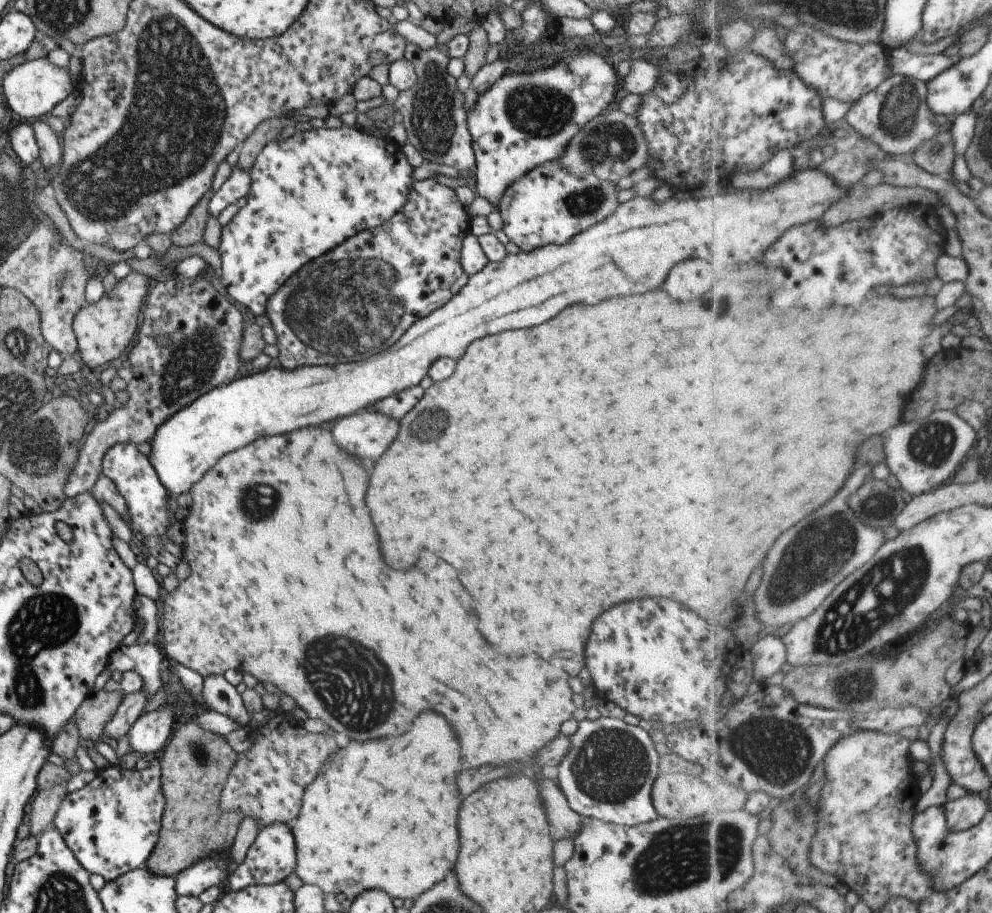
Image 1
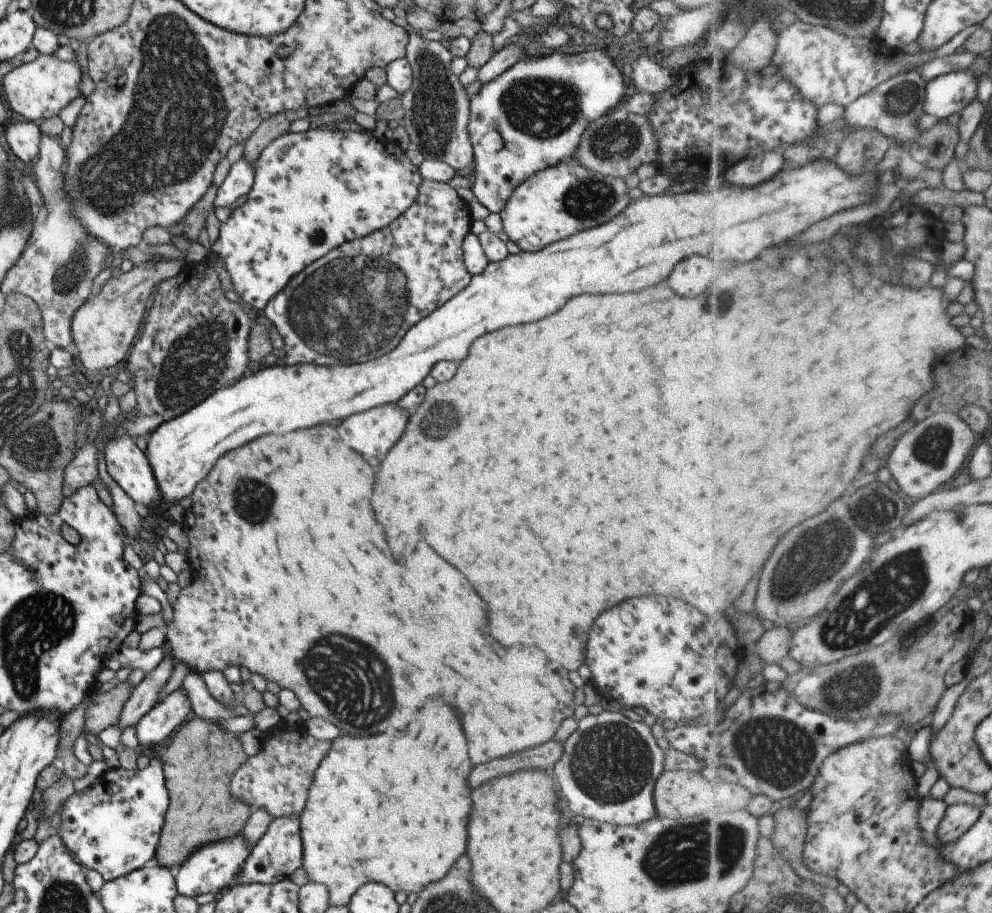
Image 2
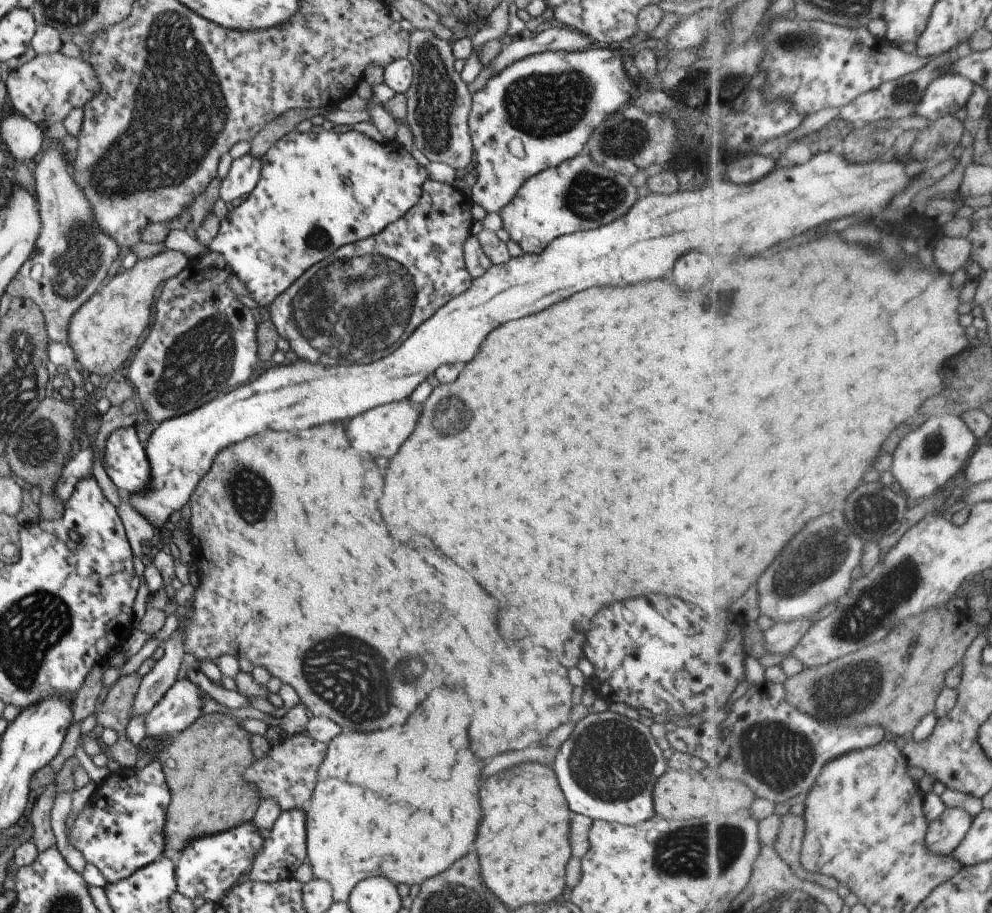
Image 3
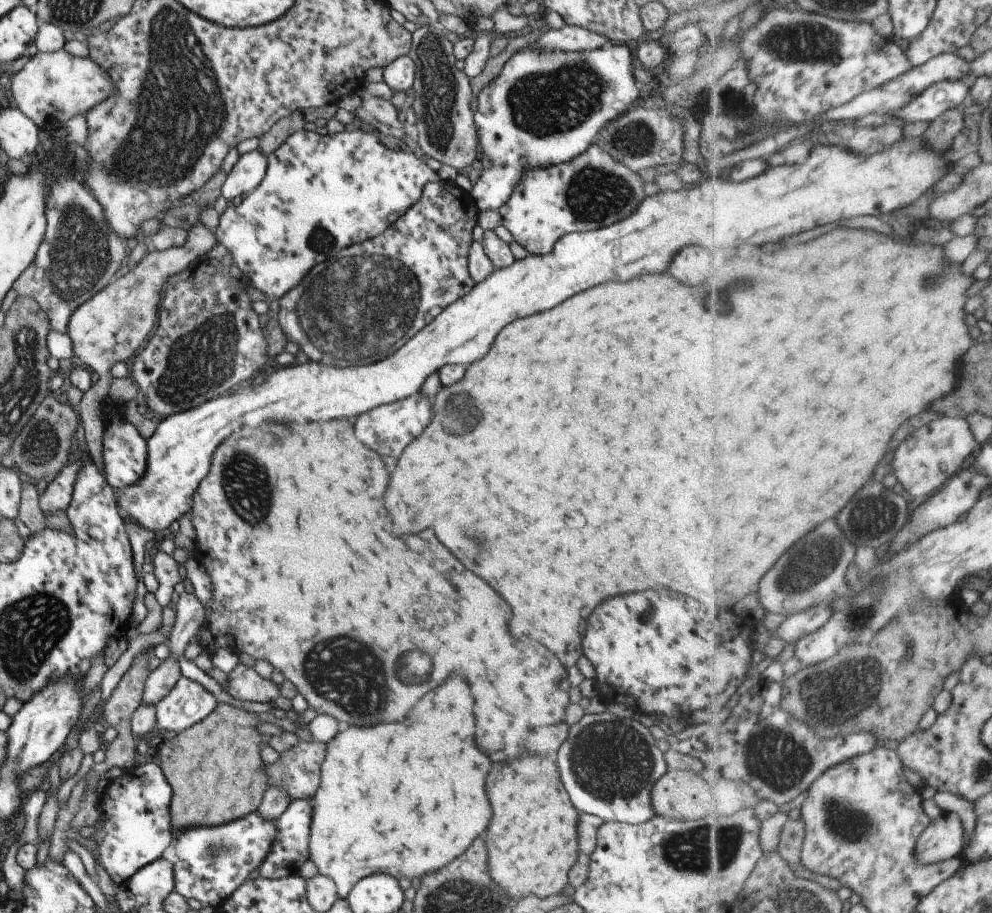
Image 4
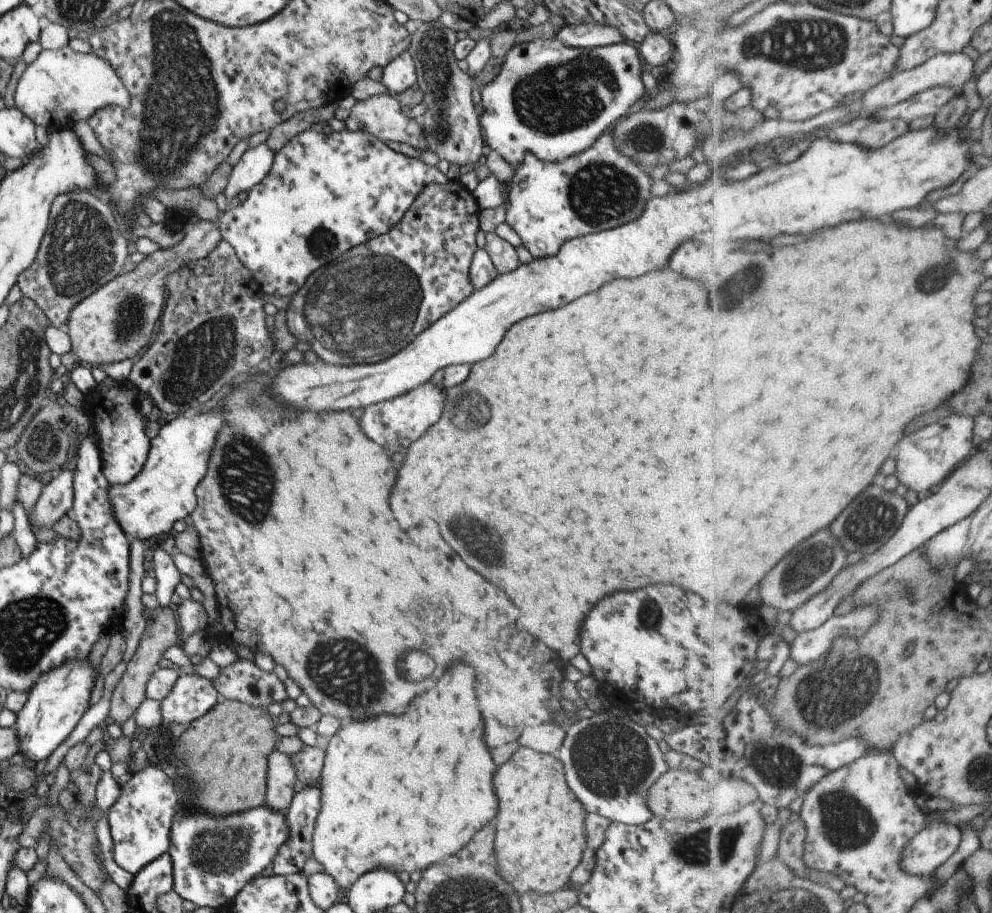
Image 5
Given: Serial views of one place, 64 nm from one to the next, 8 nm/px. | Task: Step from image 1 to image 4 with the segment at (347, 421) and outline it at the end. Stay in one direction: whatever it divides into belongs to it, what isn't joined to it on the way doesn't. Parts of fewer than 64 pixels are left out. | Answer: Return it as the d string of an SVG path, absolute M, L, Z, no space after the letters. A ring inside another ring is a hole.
M415 392L407 398L377 406L377 408L357 416L357 420L353 424L353 434L359 438L361 444L371 448L373 452L377 452L381 456L389 454L391 458L397 458L397 454L401 454L401 450L427 426L431 408L433 408L432 396L423 396L421 392Z

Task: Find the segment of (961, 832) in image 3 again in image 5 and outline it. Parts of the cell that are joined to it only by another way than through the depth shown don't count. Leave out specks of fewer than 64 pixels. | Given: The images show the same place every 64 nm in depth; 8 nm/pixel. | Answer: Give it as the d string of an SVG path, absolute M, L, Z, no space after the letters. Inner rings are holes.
M933 822L909 842L906 852L901 854L901 868L911 876L933 874L959 850L961 838L961 829L955 824Z

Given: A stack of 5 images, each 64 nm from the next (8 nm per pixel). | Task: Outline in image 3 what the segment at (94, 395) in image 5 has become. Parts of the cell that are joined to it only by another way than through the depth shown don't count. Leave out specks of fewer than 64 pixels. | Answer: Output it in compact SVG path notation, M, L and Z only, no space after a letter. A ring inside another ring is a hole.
M133 426L113 430L106 438L102 465L118 491L141 494L149 486L149 463Z

